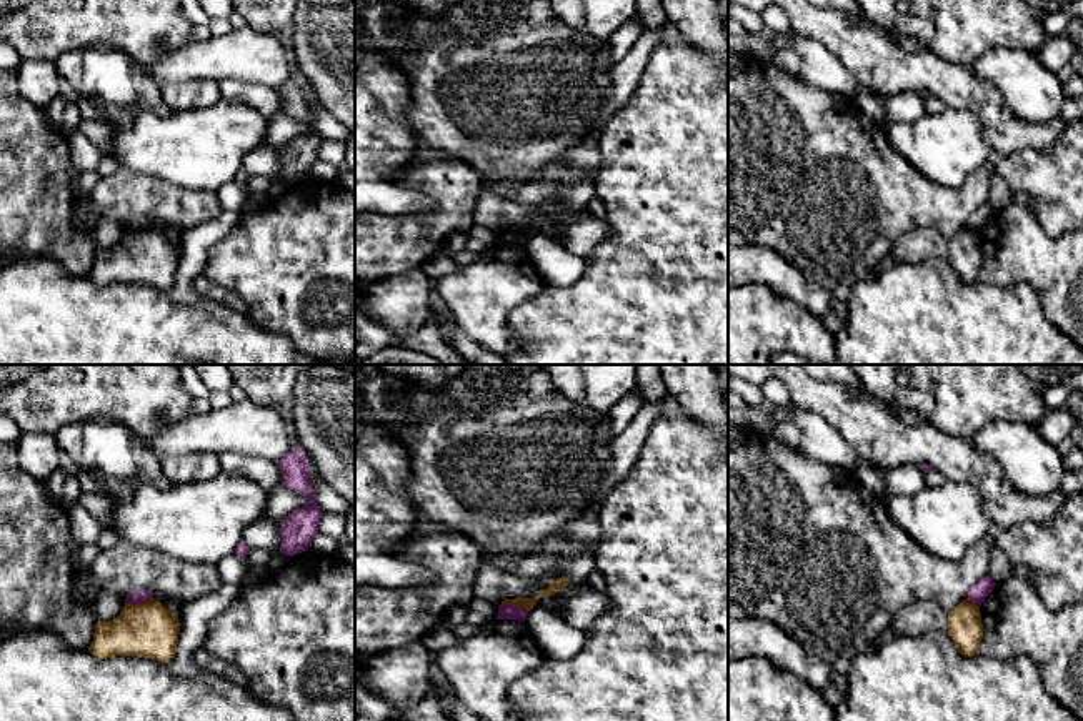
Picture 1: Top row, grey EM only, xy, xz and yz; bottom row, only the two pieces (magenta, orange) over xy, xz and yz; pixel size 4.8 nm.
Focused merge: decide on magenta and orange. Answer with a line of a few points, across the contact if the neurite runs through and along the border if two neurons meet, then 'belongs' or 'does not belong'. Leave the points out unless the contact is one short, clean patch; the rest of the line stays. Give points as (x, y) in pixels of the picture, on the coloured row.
line xy (152, 598), (142, 603), (125, 603); does not belong

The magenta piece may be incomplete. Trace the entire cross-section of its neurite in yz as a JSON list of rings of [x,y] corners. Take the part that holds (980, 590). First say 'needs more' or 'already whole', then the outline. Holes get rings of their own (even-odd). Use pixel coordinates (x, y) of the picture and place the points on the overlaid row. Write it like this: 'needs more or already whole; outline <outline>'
already whole; outline [[[985,576],[971,586],[966,599],[976,606],[981,606],[981,603],[993,591],[993,588],[995,588],[993,579],[990,576]]]

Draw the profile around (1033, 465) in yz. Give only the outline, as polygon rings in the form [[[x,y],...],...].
[[[1021,421],[988,423],[971,440],[995,458],[1015,490],[1028,496],[1060,491],[1066,471],[1063,458],[1036,426]]]

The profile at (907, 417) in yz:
[[[886,401],[888,410],[903,423],[903,425],[925,425],[928,423],[920,413],[901,408],[900,405]]]

